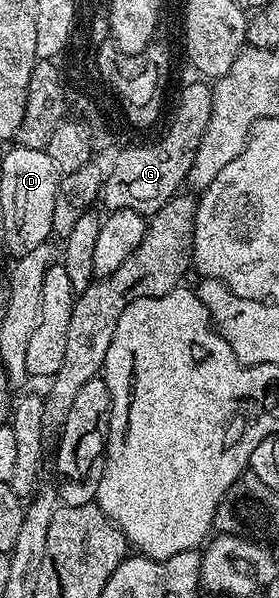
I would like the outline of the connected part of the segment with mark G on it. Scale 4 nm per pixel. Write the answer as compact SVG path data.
M206 82L203 83L184 85L183 100L163 139L147 143L144 147L127 147L116 157L111 171L109 167L106 172L101 192L101 203L107 206L108 212L133 209L133 213L150 217L157 213L157 209L161 209L161 205L165 205L165 201L180 194L182 187L179 186L188 182L187 174L193 165L193 157L197 157L197 145L201 145L201 137L206 133L211 120L212 88Z

